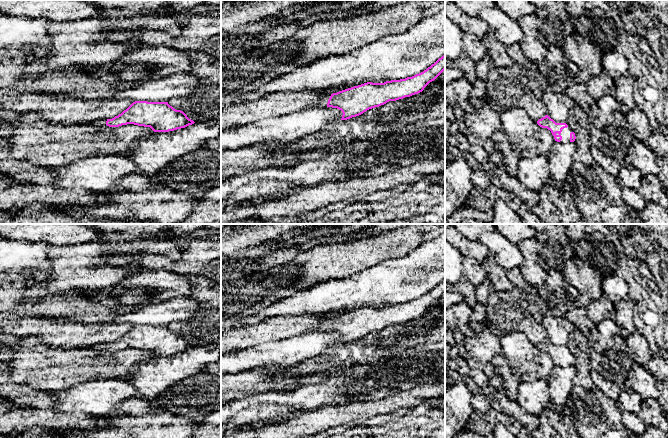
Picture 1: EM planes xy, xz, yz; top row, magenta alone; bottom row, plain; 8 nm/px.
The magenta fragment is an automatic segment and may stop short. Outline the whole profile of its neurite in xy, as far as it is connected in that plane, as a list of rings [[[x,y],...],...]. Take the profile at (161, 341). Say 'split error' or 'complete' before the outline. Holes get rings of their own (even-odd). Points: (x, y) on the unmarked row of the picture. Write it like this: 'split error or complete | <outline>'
complete | [[[135,325],[126,334],[112,343],[107,343],[109,351],[127,348],[150,351],[154,356],[169,356],[185,352],[195,346],[168,326]]]

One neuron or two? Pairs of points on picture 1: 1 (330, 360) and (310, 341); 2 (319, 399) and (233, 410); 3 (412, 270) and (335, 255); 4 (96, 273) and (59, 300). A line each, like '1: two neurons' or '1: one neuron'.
1: two neurons
2: one neuron
3: two neurons
4: two neurons

